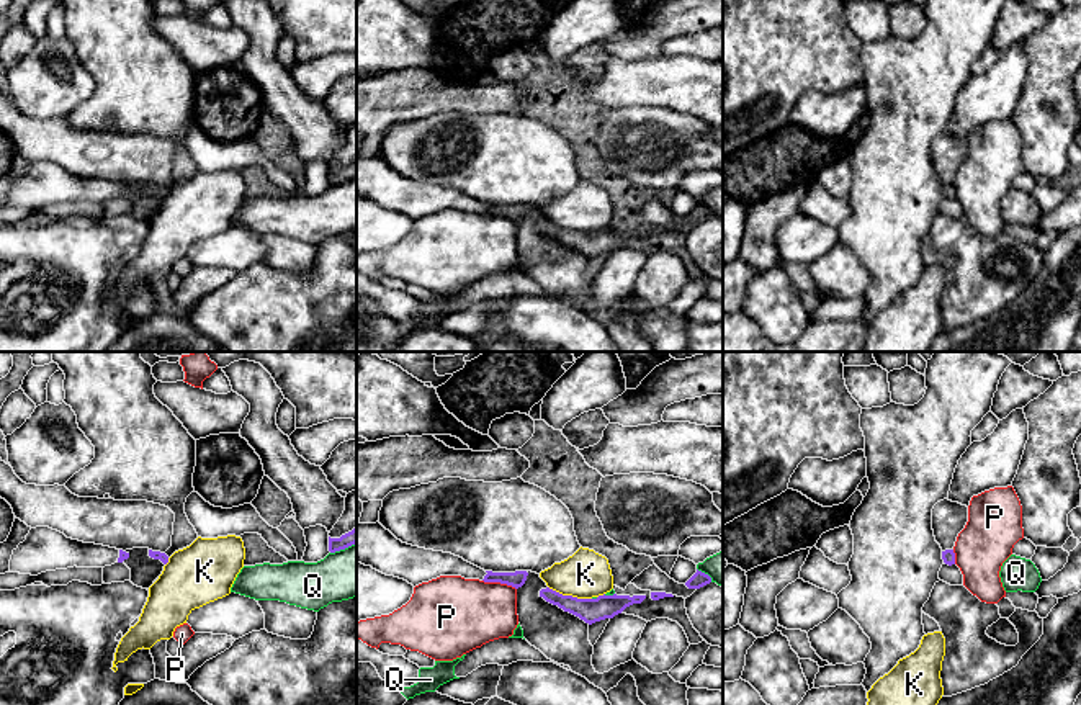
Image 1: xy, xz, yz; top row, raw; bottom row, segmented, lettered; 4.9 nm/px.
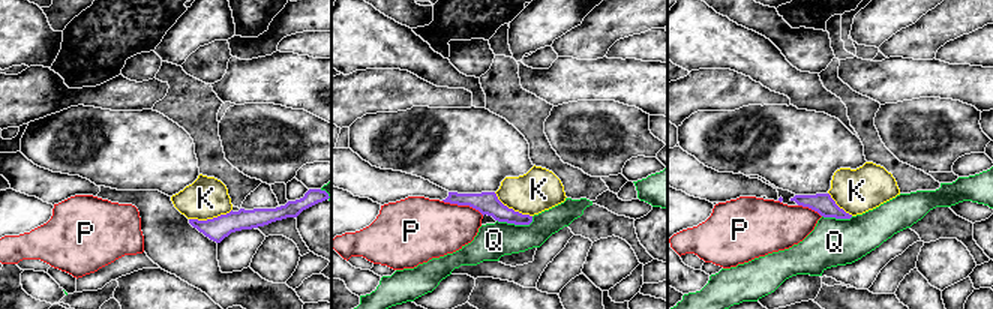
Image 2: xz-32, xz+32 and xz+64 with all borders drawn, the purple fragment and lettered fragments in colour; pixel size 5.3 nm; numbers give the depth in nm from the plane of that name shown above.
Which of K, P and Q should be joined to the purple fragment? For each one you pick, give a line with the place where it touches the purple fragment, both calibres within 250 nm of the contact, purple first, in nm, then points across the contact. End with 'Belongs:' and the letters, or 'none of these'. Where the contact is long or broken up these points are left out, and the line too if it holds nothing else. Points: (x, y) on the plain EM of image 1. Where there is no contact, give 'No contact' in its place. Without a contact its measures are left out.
Belongs: none of these

